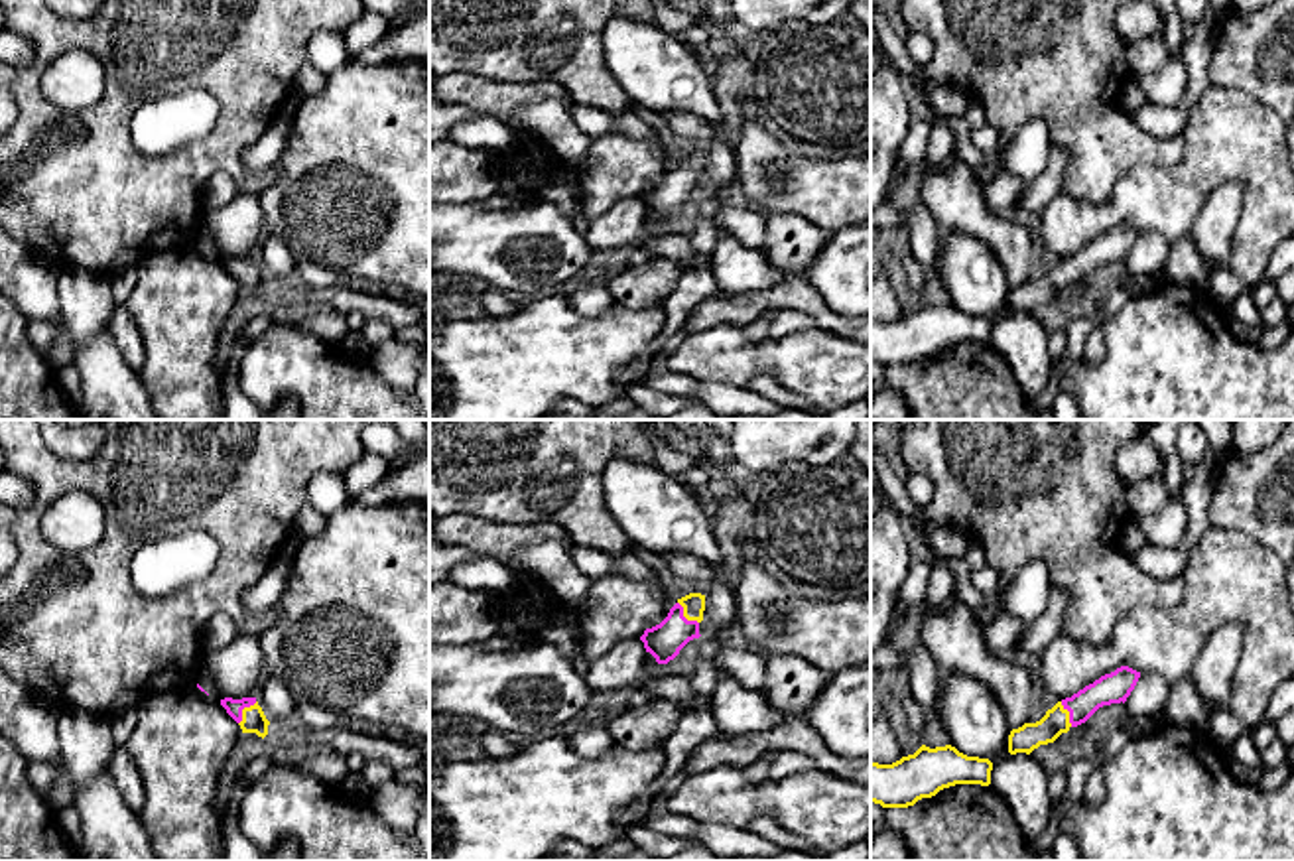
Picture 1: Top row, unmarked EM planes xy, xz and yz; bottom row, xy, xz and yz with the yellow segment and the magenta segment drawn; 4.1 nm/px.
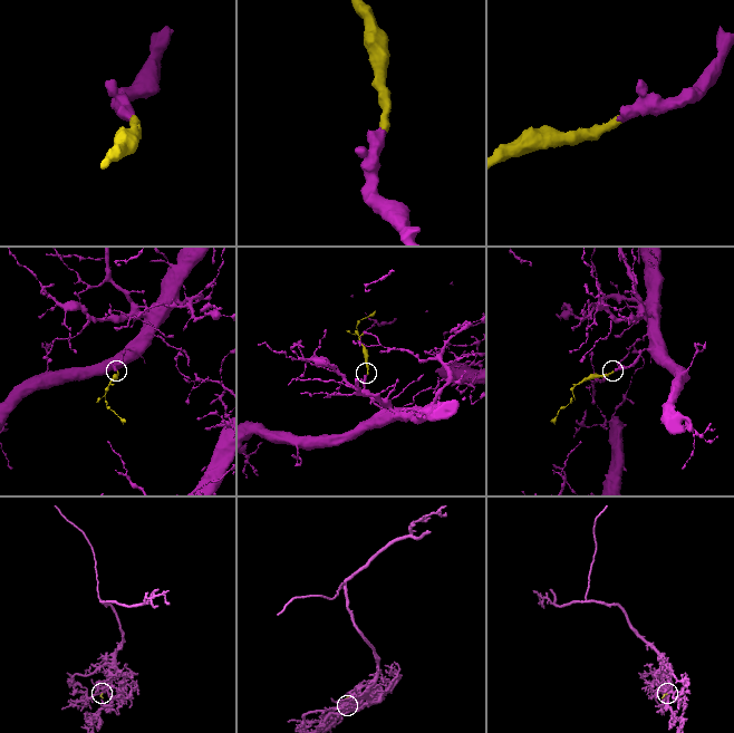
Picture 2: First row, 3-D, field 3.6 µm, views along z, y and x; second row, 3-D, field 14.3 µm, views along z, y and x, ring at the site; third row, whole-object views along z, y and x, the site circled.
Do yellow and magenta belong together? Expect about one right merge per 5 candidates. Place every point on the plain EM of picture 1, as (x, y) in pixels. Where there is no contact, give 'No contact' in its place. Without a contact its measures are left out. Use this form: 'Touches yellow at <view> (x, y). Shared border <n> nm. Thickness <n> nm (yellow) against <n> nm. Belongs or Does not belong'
Touches yellow at xz (684, 174). Shared border 130 nm. Thickness 90 nm (yellow) against 150 nm. Belongs

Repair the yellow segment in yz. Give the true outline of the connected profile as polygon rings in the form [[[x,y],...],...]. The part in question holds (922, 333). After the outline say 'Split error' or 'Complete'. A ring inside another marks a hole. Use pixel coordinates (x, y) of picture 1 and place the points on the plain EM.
[[[922,303],[892,323],[871,321],[871,363],[908,366],[955,343],[989,345],[991,329],[989,317],[967,315],[951,303]]]. Complete

